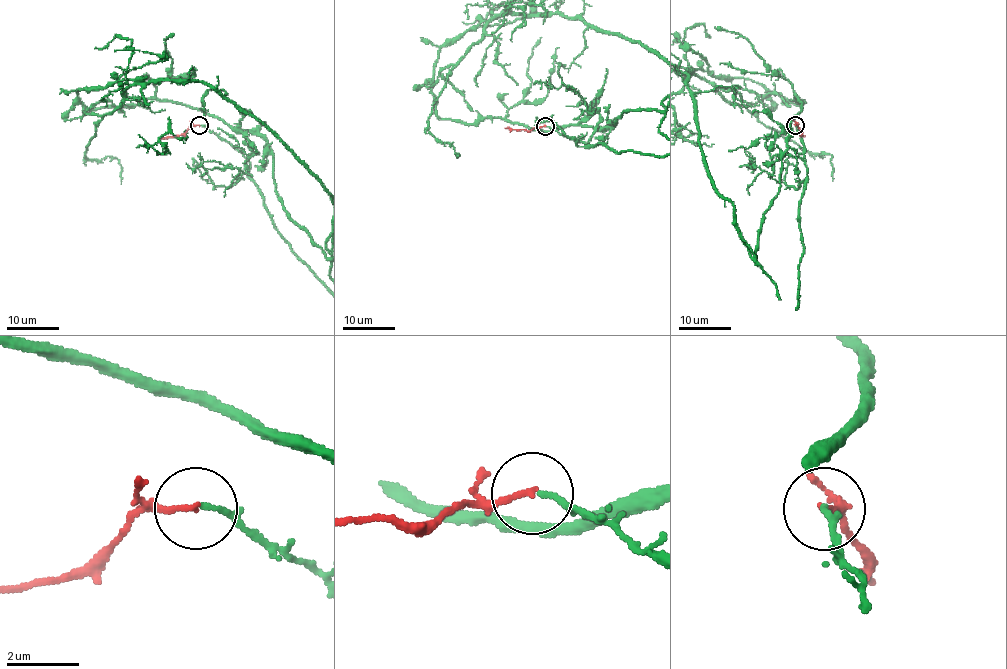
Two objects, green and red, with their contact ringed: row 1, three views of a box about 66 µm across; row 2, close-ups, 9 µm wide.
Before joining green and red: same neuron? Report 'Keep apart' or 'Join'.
Join

